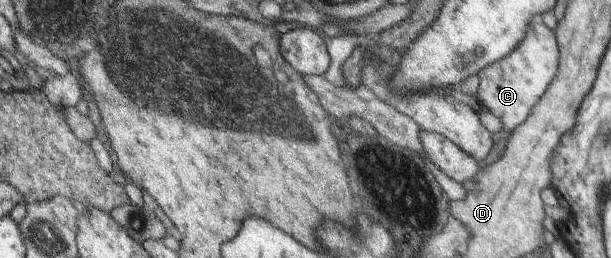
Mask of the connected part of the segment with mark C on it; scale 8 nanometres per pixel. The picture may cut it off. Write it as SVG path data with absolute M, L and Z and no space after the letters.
M533 22L525 38L511 53L503 59L492 62L476 74L478 88L475 96L485 110L500 120L502 130L505 132L512 131L527 120L528 114L539 104L547 85L557 76L559 44L554 33L542 22Z

